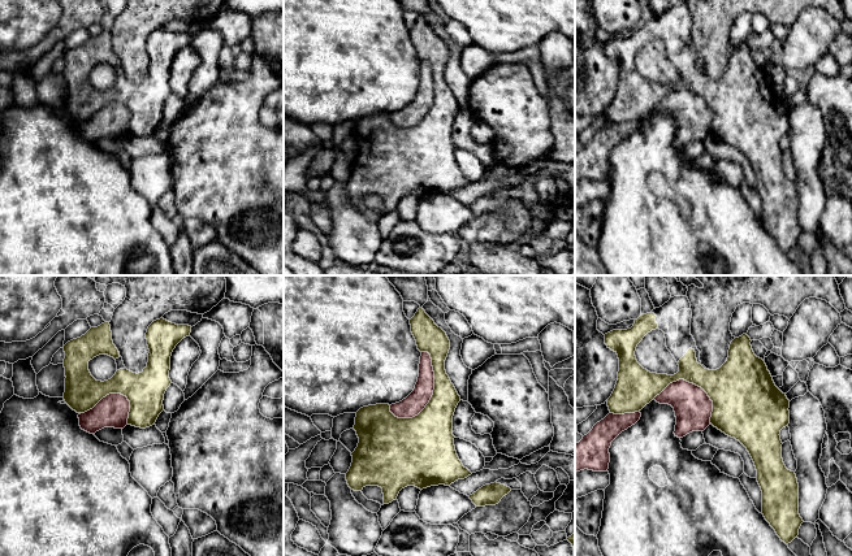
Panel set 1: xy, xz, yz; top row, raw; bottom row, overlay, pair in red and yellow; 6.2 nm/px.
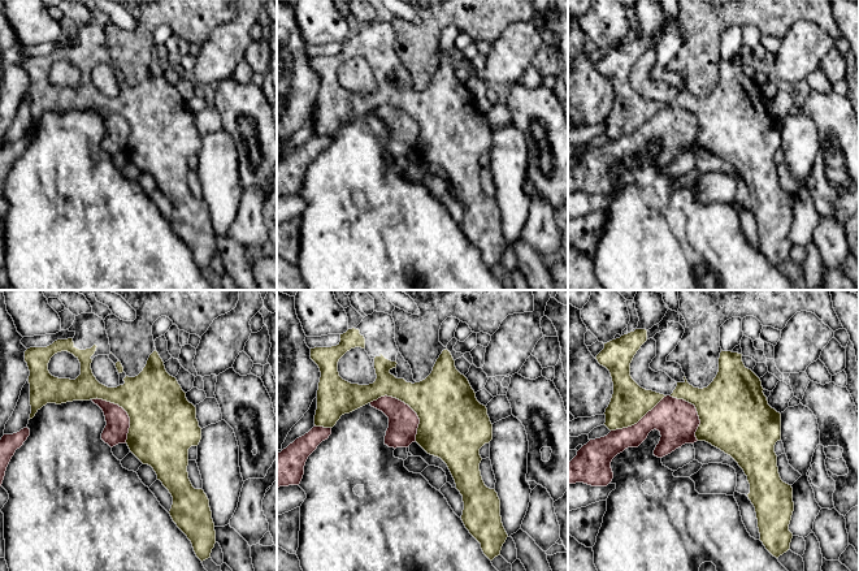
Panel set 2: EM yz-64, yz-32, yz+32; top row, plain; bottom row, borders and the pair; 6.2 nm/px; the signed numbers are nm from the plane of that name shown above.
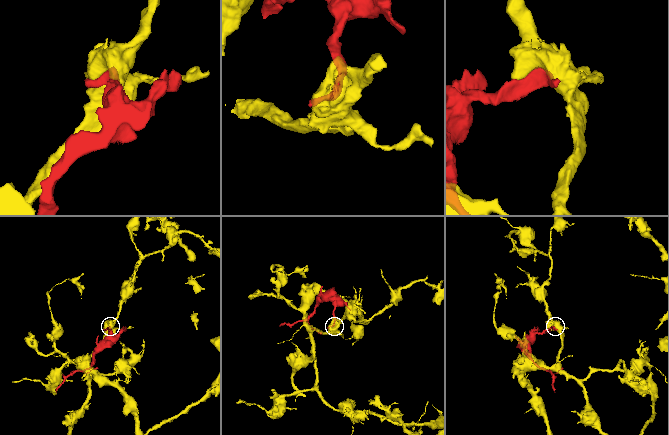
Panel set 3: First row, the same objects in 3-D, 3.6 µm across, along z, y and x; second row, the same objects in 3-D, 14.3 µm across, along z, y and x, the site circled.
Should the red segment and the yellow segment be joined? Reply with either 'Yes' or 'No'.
No

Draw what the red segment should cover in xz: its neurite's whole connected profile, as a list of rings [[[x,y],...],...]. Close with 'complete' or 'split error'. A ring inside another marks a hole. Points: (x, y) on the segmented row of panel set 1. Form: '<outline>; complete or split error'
[[[421,352],[419,377],[414,391],[402,401],[392,404],[390,412],[398,418],[418,416],[429,403],[434,390],[434,372],[428,352]]]; complete

